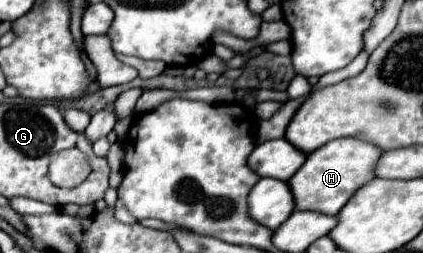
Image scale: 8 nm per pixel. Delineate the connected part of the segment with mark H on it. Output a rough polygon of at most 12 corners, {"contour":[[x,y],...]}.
{"contour":[[338,138],[288,180],[296,210],[338,214],[382,148]]}

